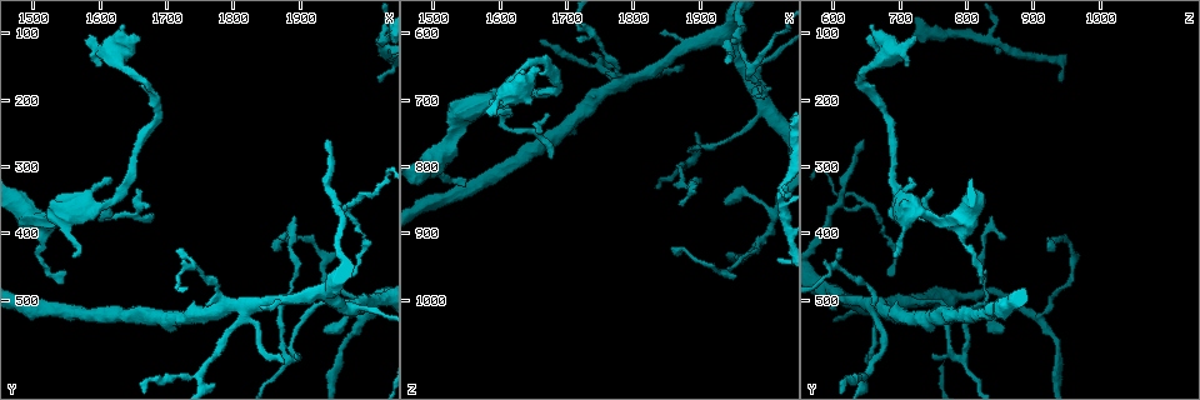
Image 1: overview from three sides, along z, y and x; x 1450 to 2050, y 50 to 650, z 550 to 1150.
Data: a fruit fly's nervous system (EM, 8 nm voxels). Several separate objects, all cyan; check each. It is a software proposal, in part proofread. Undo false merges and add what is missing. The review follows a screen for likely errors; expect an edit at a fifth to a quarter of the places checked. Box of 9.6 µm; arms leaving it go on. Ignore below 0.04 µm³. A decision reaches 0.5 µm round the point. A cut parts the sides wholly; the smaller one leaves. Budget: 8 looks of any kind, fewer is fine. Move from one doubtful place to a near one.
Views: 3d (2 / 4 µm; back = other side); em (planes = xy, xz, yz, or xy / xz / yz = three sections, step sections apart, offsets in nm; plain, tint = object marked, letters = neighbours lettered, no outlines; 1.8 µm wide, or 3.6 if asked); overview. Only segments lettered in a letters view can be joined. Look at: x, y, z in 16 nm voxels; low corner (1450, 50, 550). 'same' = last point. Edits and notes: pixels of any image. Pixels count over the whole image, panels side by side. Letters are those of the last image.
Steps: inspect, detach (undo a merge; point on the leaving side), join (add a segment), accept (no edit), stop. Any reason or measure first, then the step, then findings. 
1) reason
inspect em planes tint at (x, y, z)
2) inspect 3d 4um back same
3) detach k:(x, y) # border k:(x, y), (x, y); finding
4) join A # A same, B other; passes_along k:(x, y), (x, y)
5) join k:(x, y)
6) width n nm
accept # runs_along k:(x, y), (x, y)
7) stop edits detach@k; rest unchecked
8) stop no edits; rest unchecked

thin end
inspect em xz step 8 letters at (2020, 170, 945)

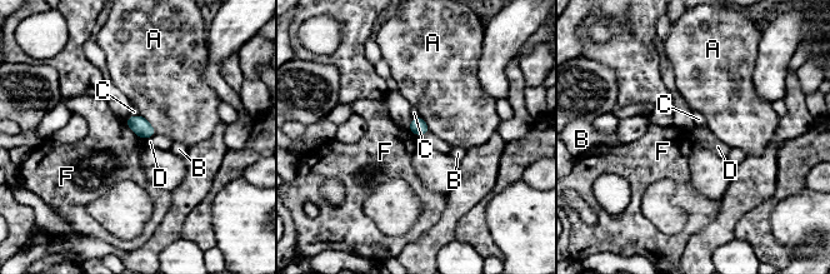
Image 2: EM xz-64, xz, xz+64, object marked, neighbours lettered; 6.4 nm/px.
another direction
inspect em xy step 8 letters same

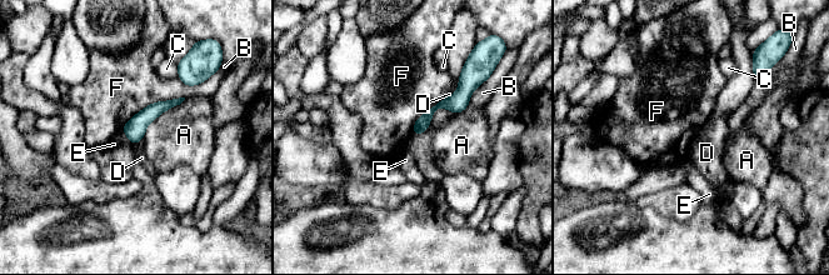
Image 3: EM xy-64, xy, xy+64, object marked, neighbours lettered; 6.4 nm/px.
accept # A other, B other, C other, D other, E other, F other; border 3:(453, 113), (439, 108), (413, 135); no lettered segment goes on from it

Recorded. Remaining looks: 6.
inspect em xy step 8 tint at (1675, 375, 785)

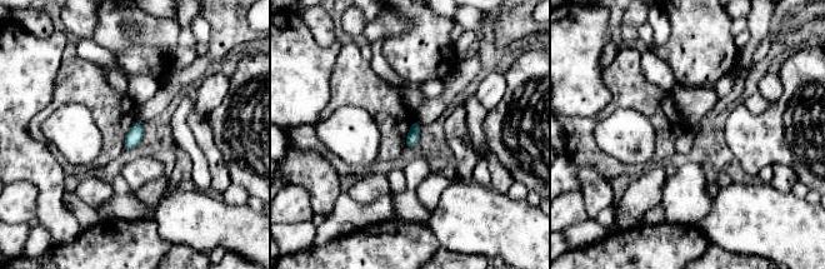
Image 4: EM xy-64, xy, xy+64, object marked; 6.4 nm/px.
another direction
inspect em planes tint same

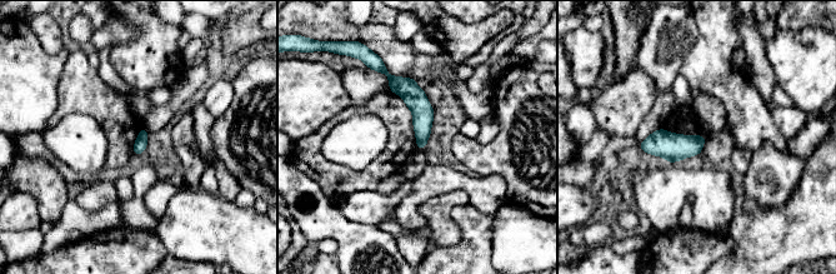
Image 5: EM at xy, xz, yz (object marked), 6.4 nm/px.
see the neighbours
inspect em planes letters same

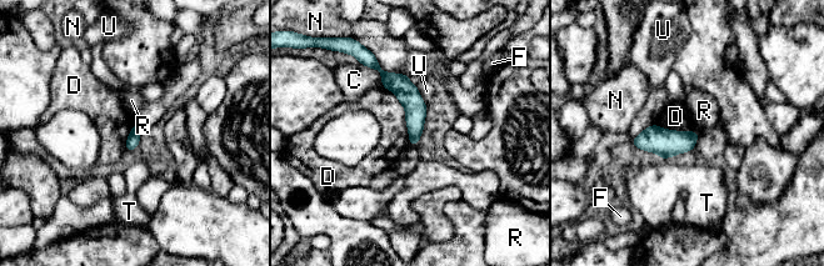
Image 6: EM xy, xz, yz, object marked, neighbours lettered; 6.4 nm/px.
width 80 nm
accept # C other, D other, F other, N other, R other, T other, U other; border 6:(381, 85), (404, 108), (409, 142); no lettered segment goes on from it

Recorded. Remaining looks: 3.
thin end
inspect em planes plain at (1550, 460, 830)

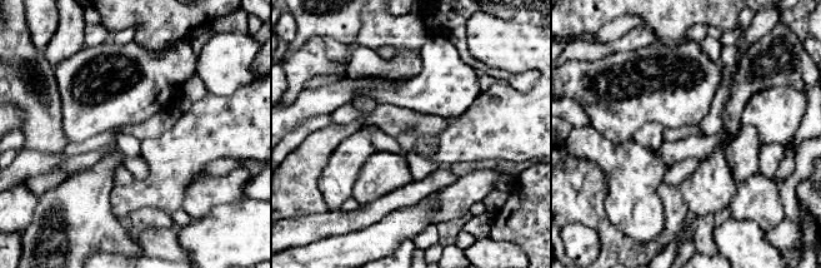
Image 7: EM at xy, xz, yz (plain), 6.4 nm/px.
what lies round it
inspect em planes letters same

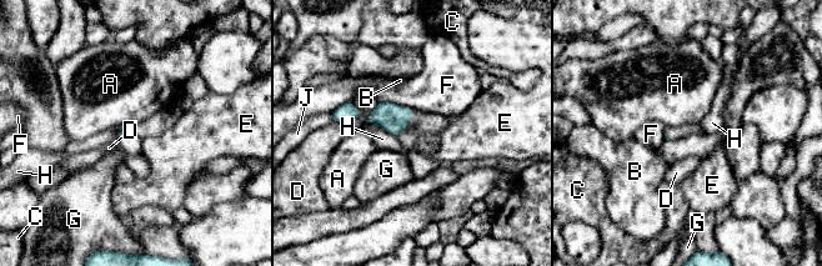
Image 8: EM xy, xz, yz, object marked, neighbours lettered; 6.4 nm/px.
longest_contact F 240 nm
accept # A other, B other, C other, D other, E other, F other, G other, H other, J other; no lettered segment goes on from it

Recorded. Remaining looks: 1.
stop no edits; rest unchecked

